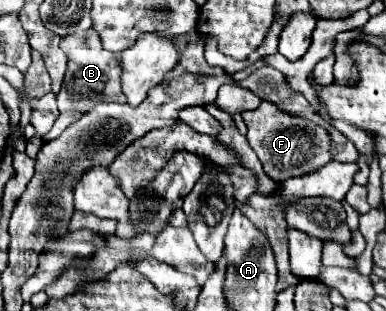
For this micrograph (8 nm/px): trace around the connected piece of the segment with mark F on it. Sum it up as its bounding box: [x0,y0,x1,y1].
[242,101,332,181]

